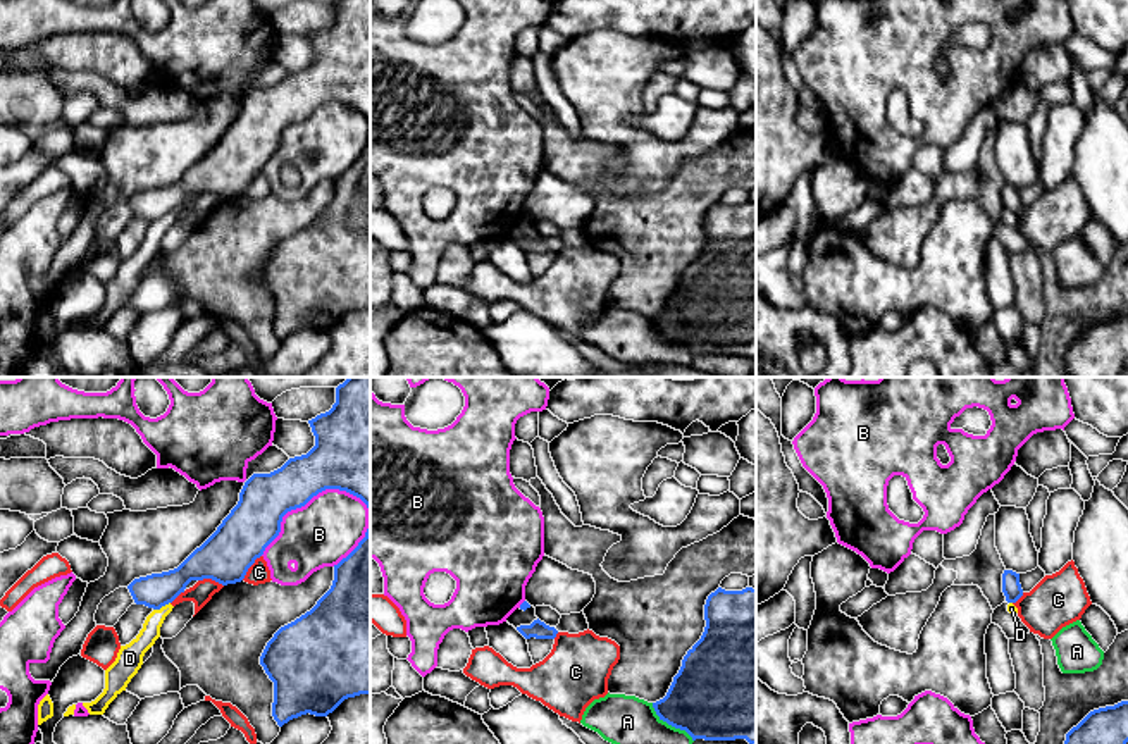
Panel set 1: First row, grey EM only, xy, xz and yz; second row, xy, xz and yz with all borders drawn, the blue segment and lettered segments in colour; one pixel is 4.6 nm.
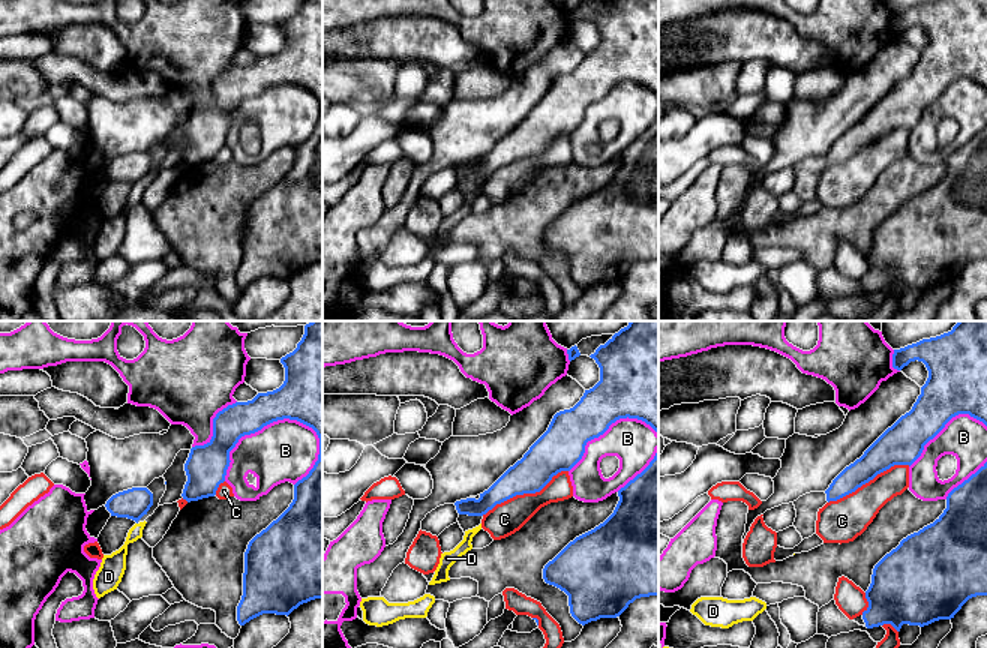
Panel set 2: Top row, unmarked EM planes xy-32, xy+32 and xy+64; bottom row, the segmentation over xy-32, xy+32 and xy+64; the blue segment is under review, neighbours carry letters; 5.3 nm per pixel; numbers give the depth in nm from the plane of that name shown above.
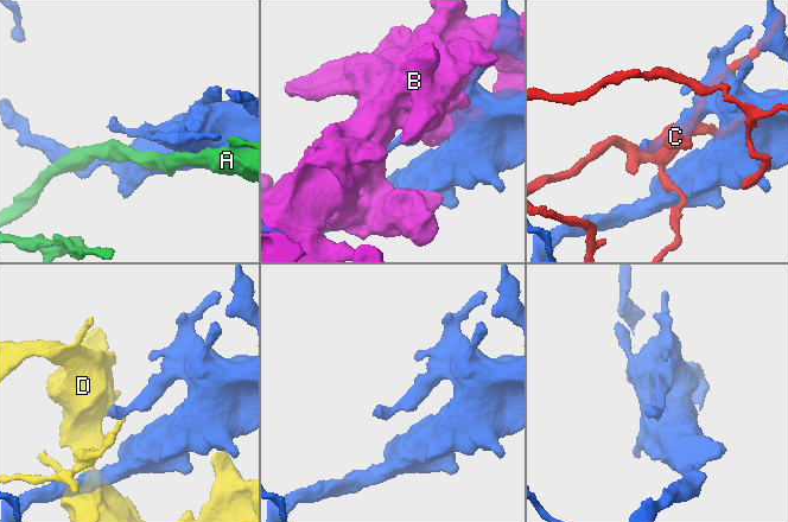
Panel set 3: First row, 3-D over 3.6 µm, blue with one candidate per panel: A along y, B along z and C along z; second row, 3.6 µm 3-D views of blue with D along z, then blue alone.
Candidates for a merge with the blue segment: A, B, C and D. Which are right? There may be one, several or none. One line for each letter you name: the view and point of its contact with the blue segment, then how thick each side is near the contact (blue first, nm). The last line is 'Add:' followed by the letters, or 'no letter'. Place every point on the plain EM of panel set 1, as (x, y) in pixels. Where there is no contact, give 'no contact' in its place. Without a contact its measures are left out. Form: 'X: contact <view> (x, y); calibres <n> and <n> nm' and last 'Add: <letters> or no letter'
Add: no letter

